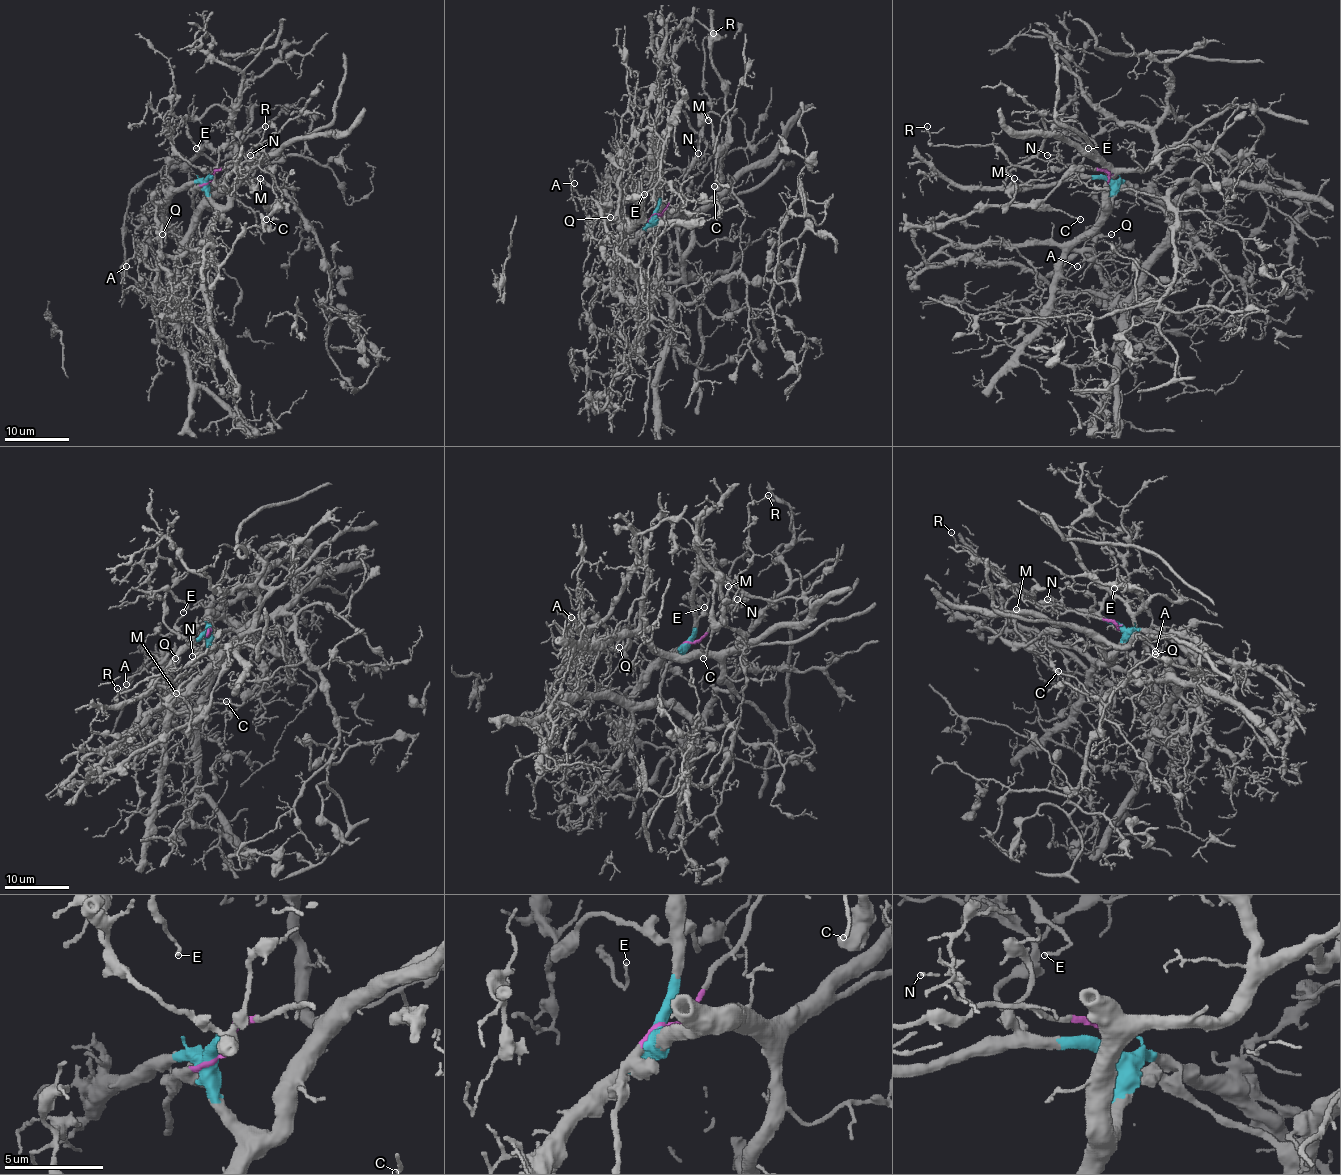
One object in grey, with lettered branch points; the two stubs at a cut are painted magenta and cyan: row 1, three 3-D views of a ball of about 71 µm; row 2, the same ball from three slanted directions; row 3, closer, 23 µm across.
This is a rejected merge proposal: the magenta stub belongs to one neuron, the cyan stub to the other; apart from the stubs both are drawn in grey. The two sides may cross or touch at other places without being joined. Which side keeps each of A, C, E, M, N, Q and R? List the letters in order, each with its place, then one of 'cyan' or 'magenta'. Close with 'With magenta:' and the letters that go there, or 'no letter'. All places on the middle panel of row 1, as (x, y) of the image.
A: at (574, 183); cyan
C: at (714, 186); magenta
E: at (644, 194); cyan
M: at (708, 120); magenta
N: at (698, 153); magenta
Q: at (610, 217); cyan
R: at (713, 33); magenta
With magenta: C, M, N, R

